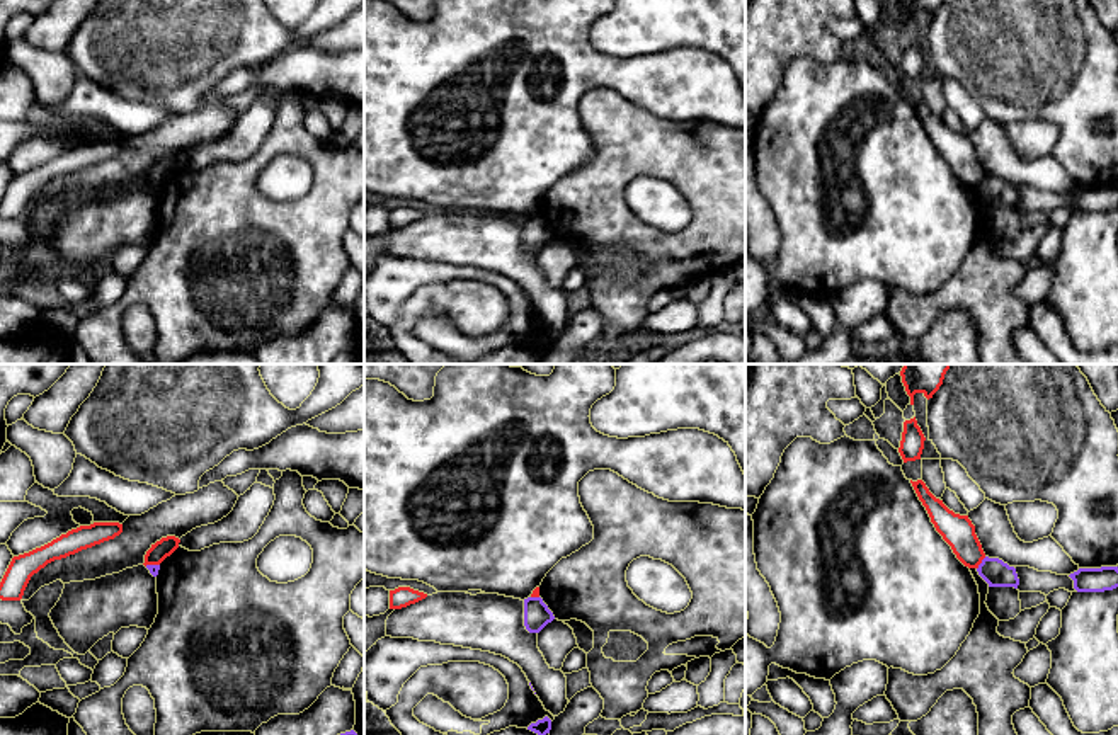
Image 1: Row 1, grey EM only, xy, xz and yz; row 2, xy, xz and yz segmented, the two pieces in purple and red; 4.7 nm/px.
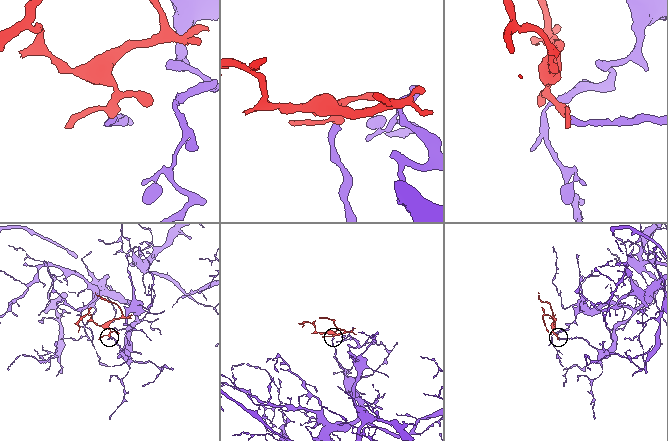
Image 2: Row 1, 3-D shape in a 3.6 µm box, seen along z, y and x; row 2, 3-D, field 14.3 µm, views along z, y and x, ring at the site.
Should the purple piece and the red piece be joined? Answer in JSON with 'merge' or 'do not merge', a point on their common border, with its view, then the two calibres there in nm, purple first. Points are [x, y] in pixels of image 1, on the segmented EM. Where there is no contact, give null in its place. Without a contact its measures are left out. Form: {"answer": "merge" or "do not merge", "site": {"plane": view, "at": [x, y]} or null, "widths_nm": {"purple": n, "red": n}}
{"answer": "do not merge", "site": {"plane": "yz", "at": [981, 564]}, "widths_nm": {"purple": 130, "red": 150}}

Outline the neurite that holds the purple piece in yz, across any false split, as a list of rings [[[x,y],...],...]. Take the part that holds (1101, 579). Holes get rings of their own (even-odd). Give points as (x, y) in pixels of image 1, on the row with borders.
[[[1118,567],[1079,568],[1069,577],[1077,592],[1104,592],[1118,587]]]

